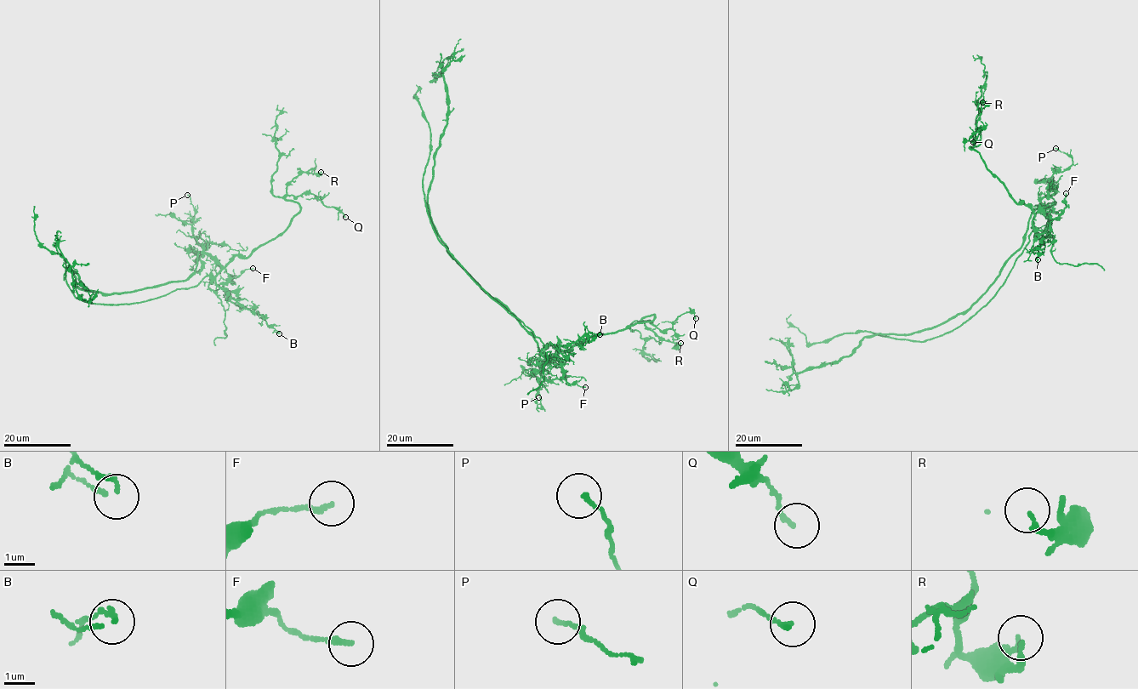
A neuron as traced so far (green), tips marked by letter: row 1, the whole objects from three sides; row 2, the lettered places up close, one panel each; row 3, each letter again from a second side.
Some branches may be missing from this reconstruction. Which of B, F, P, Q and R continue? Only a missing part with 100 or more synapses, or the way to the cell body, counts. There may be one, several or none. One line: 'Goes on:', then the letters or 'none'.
Goes on: none

